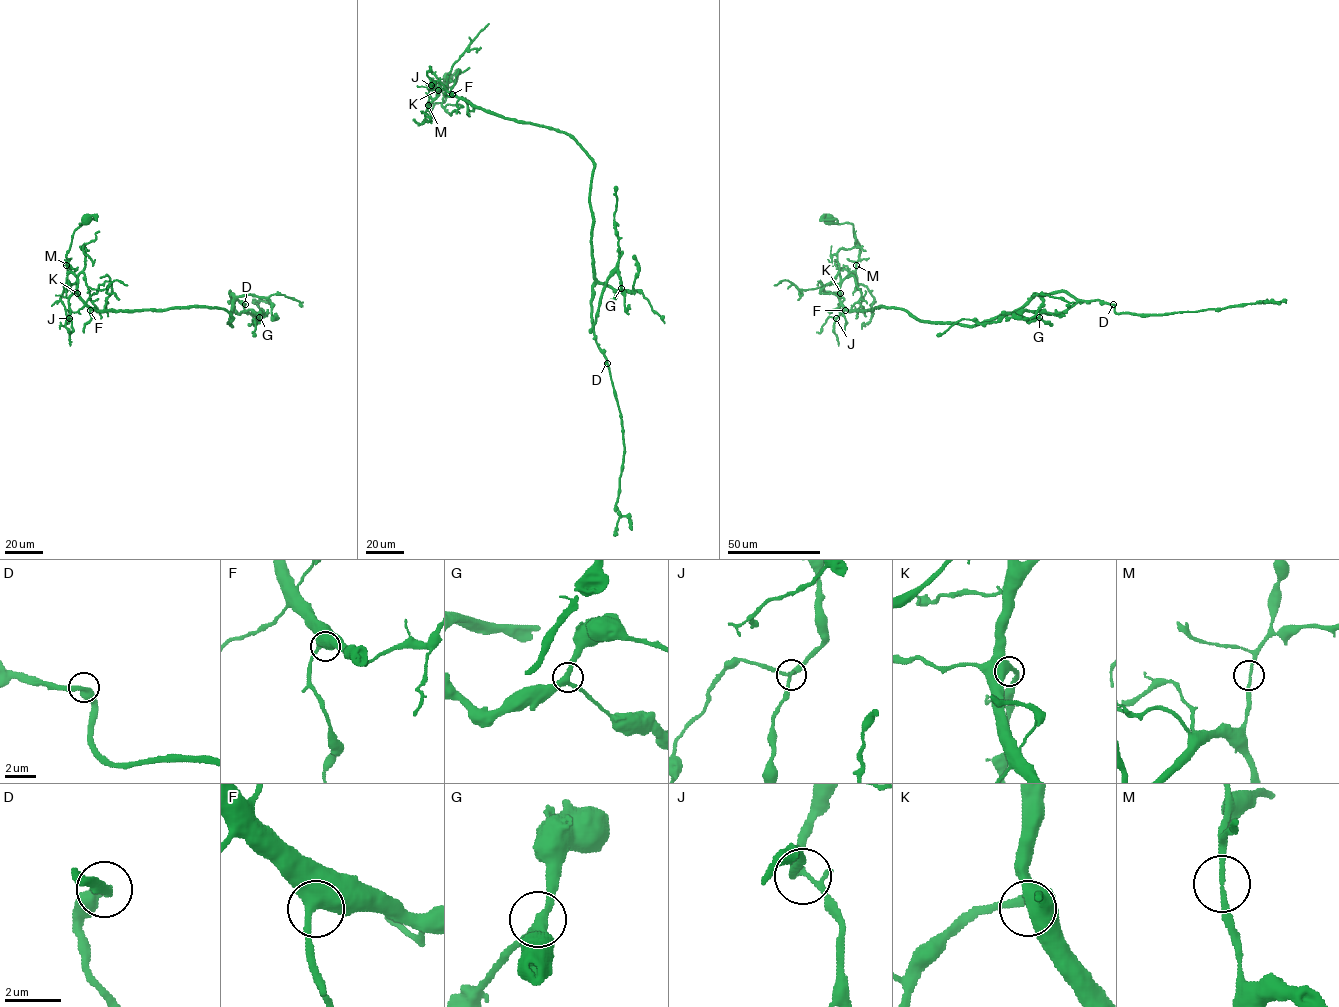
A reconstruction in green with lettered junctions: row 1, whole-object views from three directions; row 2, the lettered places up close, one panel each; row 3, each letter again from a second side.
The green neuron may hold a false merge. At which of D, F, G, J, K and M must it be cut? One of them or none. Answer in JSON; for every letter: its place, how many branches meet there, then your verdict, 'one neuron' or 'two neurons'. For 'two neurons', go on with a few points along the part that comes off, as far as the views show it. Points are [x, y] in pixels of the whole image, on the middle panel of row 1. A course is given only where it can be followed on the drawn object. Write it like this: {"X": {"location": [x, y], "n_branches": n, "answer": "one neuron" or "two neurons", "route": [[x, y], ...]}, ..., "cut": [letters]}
{"D": {"location": [607, 363], "n_branches": 2, "answer": "one neuron"}, "F": {"location": [452, 94], "n_branches": 2, "answer": "one neuron"}, "G": {"location": [621, 288], "n_branches": 3, "answer": "one neuron"}, "J": {"location": [431, 85], "n_branches": 3, "answer": "one neuron"}, "K": {"location": [438, 90], "n_branches": 2, "answer": "one neuron"}, "M": {"location": [428, 105], "n_branches": 2, "answer": "one neuron"}, "cut": []}

